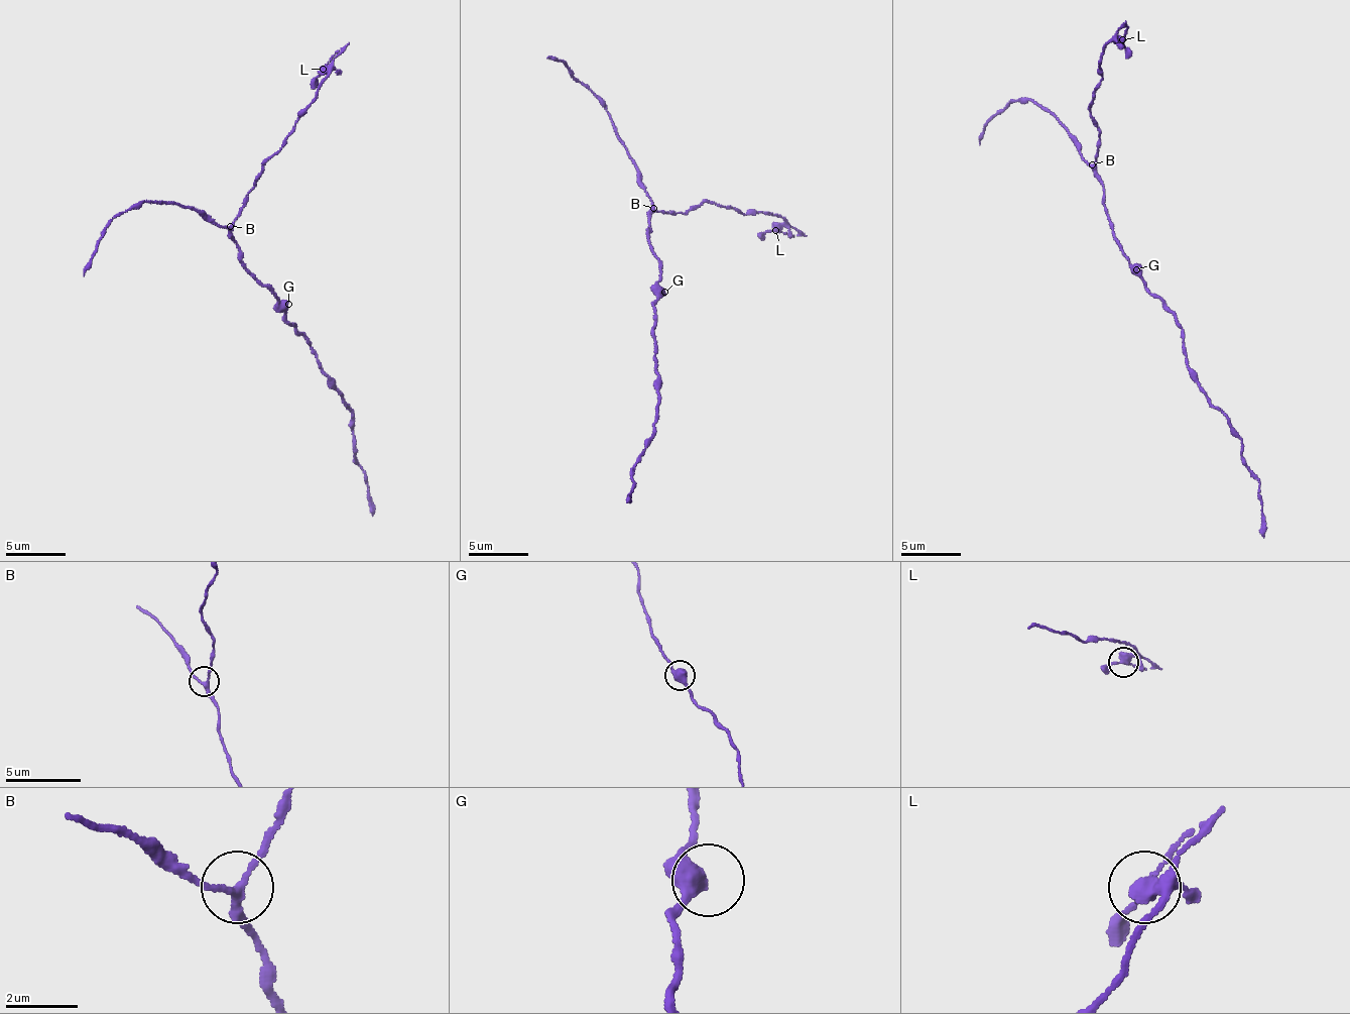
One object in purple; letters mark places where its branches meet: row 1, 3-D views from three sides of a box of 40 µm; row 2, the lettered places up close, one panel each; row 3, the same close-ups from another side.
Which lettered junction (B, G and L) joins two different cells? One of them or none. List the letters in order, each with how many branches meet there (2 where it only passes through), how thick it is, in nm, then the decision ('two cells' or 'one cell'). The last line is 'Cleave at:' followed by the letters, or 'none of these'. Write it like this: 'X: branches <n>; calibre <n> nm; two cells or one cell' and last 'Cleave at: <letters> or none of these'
B: branches 3; calibre 200 nm; one cell
G: branches 3; calibre 360 nm; one cell
L: branches 4; calibre 320 nm; one cell
Cleave at: none of these

